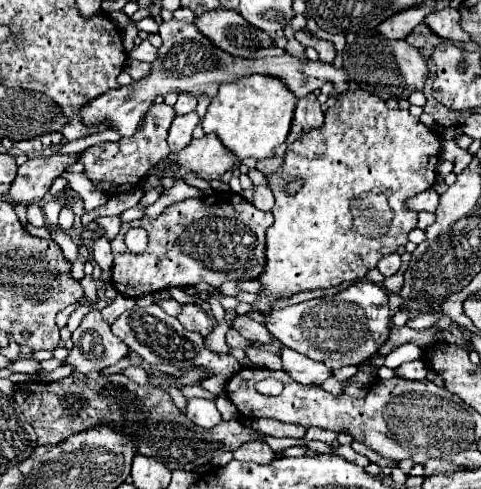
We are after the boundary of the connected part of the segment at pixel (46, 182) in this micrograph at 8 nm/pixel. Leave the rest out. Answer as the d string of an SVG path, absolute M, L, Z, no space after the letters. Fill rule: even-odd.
M52 154L46 158L32 158L18 168L18 174L8 190L8 200L14 204L32 204L38 202L52 186L54 178L58 178L68 164L74 164L78 156L60 156Z

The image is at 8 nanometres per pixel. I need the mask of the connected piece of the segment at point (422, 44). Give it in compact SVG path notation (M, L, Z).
M424 22L418 24L418 26L416 26L408 36L406 36L406 40L408 40L414 48L418 48L420 54L426 56L426 58L430 58L432 48L434 48L436 44L442 42L442 39L438 38L432 30L428 30L428 26L424 26Z

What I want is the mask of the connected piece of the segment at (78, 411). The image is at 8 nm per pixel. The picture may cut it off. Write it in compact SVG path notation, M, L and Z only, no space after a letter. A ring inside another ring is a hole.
M92 372L86 376L80 374L76 378L70 376L60 382L30 380L24 384L16 384L12 398L20 406L28 422L34 426L40 446L58 444L78 432L106 426L128 434L138 446L140 454L164 462L168 470L180 468L194 472L198 466L210 462L222 452L236 450L238 446L242 446L242 442L260 438L260 432L242 426L238 420L222 420L212 430L194 426L186 418L186 414L176 408L176 404L164 390L140 386L122 372L110 376Z

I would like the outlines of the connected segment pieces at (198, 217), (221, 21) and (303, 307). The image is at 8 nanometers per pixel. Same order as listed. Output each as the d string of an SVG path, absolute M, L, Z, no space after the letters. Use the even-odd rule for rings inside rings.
M212 192L204 198L190 198L176 204L170 204L164 208L164 212L154 218L142 218L134 222L124 222L118 236L112 240L112 252L114 252L114 266L112 266L112 284L120 294L138 298L144 294L152 294L158 290L166 290L170 286L196 286L200 282L220 288L228 280L250 280L260 278L264 272L266 262L266 228L274 222L270 212L262 212L254 208L250 202L246 202L240 194L234 192ZM128 228L144 228L150 236L148 250L140 256L134 256L126 244L124 234Z
M226 8L210 10L196 18L196 26L200 26L200 32L208 34L208 38L216 46L230 52L232 56L248 58L260 48L274 46L274 40L268 32L250 26L236 10Z
M358 280L350 288L340 290L332 296L314 298L308 302L300 302L282 310L272 310L264 316L264 324L274 338L278 338L284 346L328 364L332 370L344 366L360 366L390 336L388 324L388 296L386 290L374 282Z

